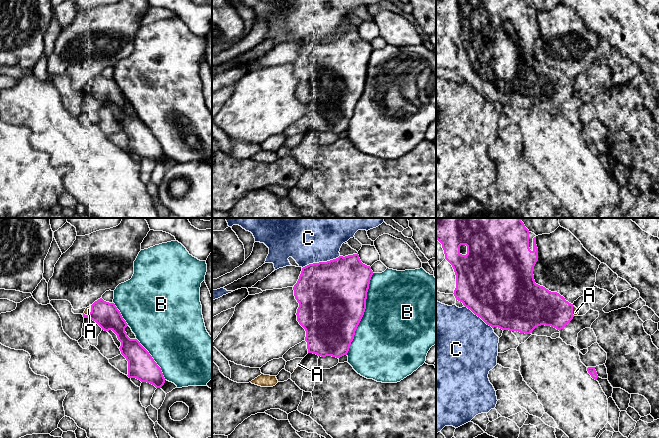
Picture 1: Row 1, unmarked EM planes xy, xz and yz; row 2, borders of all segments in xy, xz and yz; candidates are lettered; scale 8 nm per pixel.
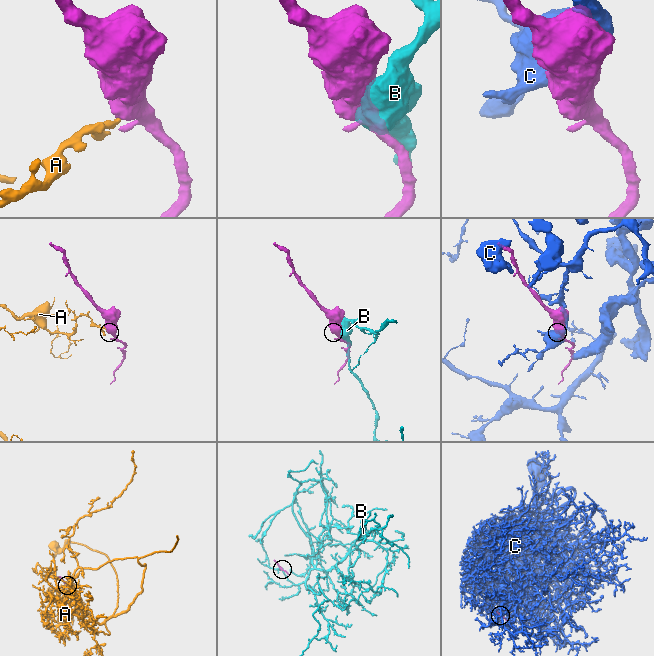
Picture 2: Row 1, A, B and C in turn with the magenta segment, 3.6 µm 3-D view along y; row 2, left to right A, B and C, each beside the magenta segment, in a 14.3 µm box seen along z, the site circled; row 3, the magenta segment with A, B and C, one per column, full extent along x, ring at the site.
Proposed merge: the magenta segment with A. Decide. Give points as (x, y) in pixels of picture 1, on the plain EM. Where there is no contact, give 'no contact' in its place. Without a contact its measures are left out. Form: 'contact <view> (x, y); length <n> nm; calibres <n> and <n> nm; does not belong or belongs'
contact xy (89, 89); length 100 nm; calibres 200 and 50 nm; does not belong

